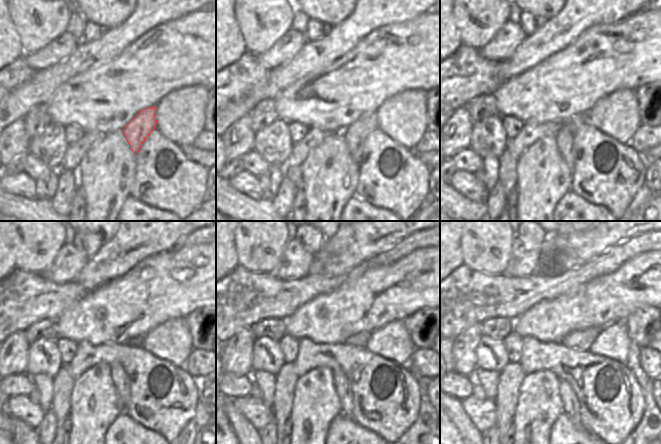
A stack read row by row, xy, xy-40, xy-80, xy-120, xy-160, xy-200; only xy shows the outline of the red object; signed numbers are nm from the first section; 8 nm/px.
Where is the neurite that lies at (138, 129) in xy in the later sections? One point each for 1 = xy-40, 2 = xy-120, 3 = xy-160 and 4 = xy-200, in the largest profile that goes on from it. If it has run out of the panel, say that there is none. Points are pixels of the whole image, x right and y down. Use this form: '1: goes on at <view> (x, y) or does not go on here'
1: goes on at xy-40 (356, 134)
2: goes on at xy-120 (119, 377)
3: goes on at xy-160 (342, 386)
4: goes on at xy-200 (570, 403)

